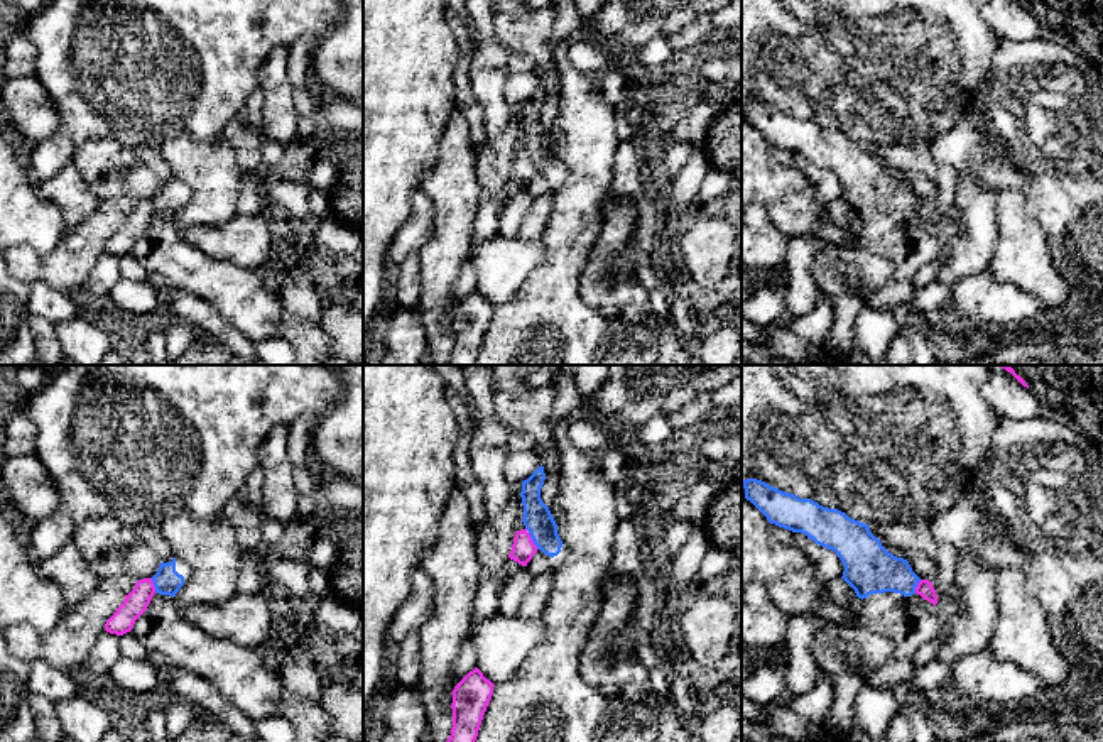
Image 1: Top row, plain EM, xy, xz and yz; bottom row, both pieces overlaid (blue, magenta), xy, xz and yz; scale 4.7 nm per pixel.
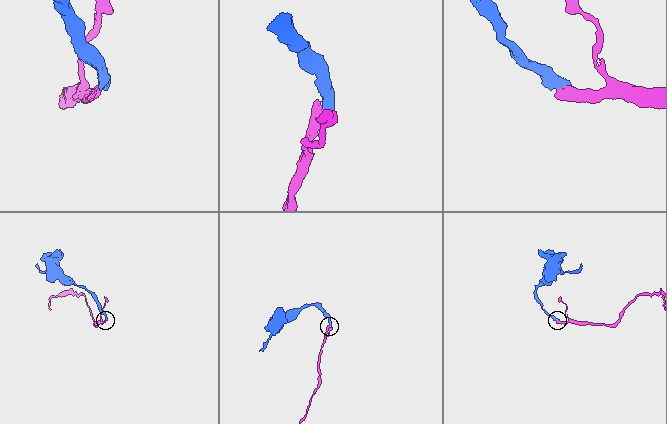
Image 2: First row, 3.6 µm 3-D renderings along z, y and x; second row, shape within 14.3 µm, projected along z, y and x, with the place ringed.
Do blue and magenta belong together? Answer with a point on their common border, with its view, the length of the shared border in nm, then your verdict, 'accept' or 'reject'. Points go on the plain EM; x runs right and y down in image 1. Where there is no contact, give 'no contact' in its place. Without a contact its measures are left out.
contact xz (532, 161); length 90 nm; reject

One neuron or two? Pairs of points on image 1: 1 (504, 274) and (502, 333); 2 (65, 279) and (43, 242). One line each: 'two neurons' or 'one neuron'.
1: two neurons
2: two neurons

